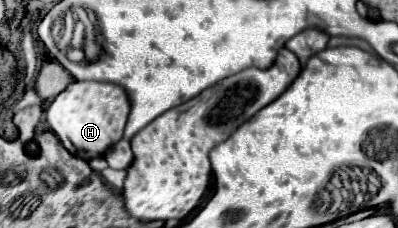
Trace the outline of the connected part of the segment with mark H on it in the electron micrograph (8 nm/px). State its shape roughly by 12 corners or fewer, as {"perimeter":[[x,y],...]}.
{"perimeter":[[70,82],[46,122],[84,160],[122,138],[130,100],[110,82]]}

